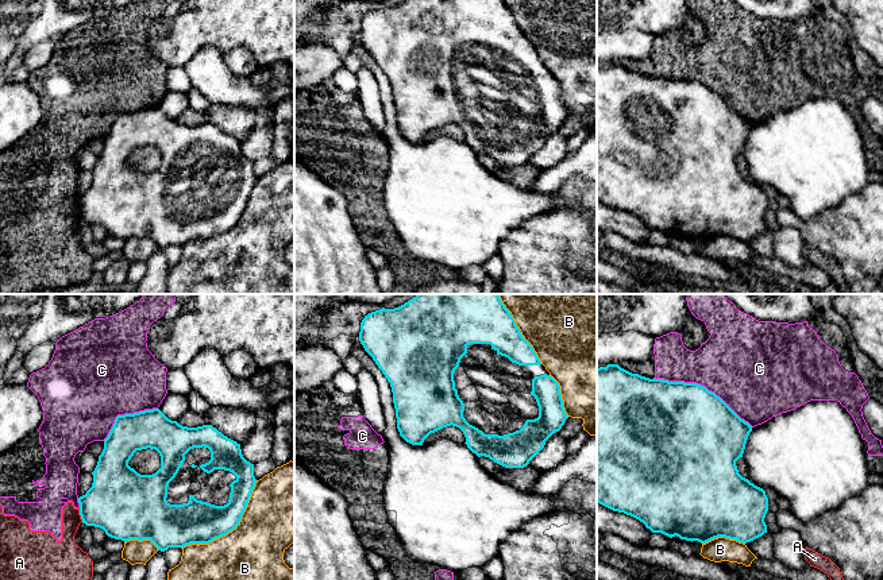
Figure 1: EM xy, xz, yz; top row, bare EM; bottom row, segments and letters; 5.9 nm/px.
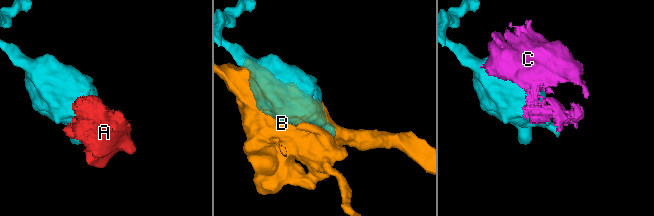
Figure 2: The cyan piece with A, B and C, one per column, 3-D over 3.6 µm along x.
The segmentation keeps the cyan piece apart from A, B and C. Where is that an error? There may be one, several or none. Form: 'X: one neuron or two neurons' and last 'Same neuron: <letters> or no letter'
A: two neurons
B: two neurons
C: two neurons
Same neuron: no letter

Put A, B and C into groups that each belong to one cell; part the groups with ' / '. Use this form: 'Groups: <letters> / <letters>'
Groups: A C / B

